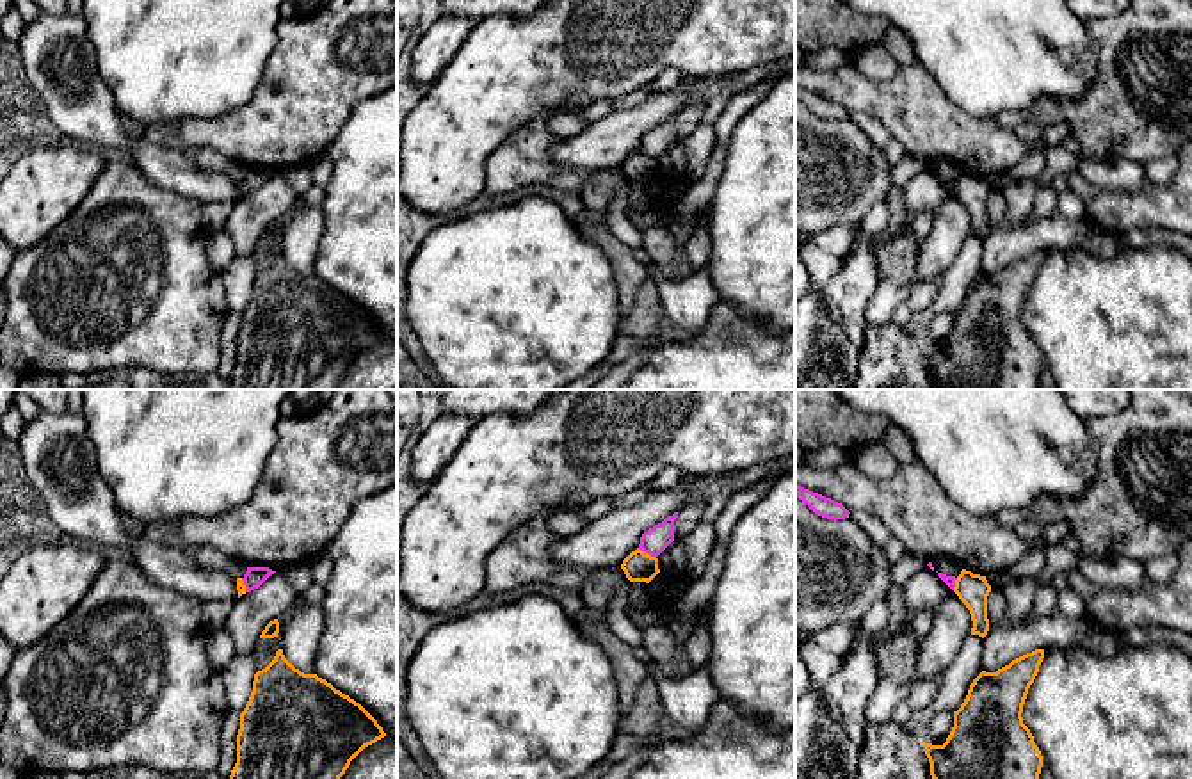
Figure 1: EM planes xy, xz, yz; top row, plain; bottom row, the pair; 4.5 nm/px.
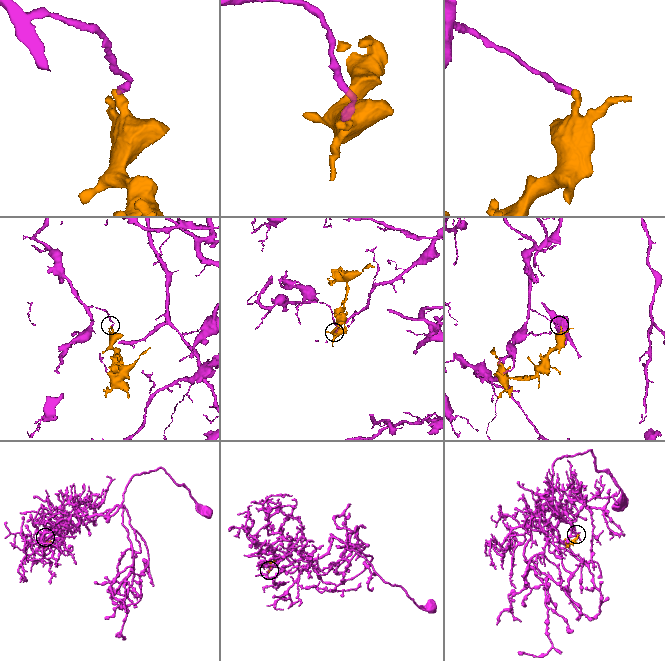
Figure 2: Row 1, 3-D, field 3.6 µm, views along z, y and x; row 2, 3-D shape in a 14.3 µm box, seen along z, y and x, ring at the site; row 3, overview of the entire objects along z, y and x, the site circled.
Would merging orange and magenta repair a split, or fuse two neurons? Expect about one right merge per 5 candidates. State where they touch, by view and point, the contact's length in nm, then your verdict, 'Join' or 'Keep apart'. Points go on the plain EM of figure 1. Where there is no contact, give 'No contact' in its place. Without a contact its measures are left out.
Touches orange at xz (646, 155). Shared border 100 nm. Keep apart

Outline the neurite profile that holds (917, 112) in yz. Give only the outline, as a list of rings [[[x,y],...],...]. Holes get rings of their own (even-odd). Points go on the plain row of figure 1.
[[[802,60],[795,66],[795,85],[842,105],[849,114],[874,116],[907,155],[920,157],[927,164],[946,158],[980,178],[1012,169],[1043,146],[1043,137],[1032,144],[1025,142],[1014,132],[1002,128],[996,119],[975,117],[959,108],[920,62],[902,64],[893,78],[877,82],[845,64],[827,71]]]

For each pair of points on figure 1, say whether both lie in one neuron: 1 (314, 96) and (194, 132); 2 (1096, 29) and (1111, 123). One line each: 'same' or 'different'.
1: same
2: same

